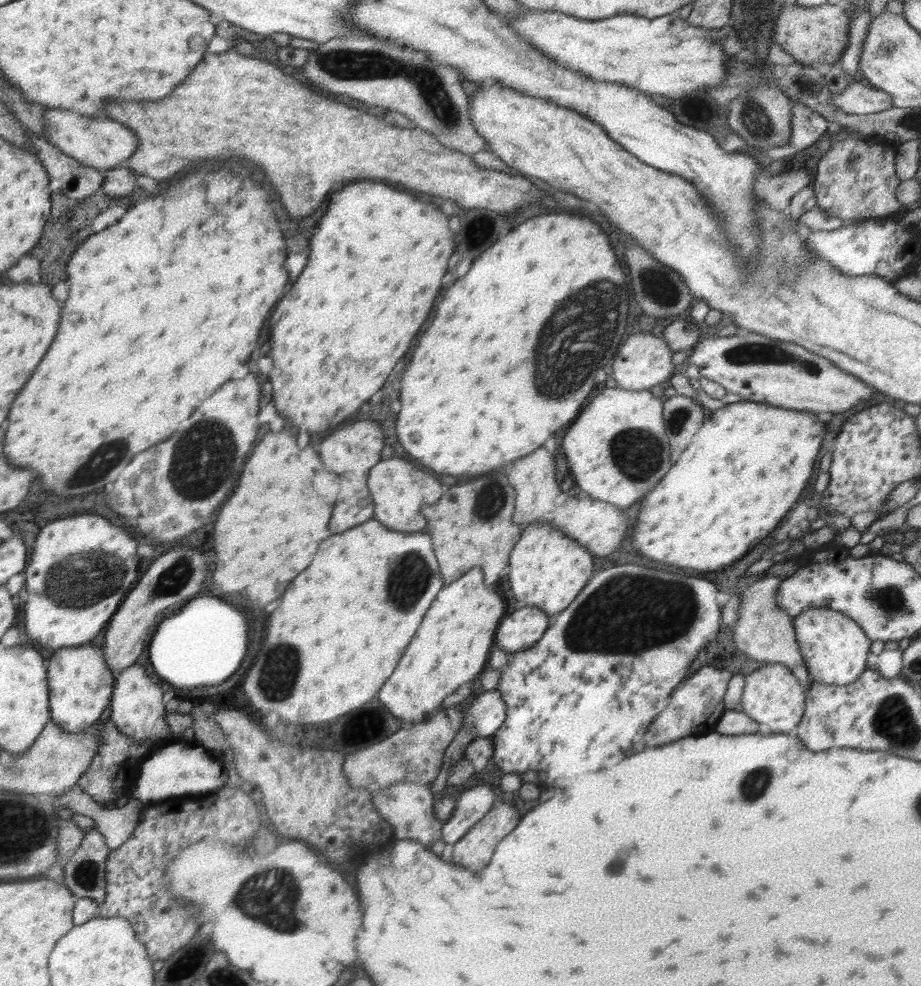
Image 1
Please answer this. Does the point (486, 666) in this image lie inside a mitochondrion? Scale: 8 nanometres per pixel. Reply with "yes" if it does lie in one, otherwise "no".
no

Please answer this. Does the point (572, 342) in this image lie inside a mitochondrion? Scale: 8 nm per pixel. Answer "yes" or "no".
yes

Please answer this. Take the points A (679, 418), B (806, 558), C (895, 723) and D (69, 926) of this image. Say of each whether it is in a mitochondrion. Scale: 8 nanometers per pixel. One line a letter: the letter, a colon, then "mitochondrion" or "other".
A: mitochondrion
B: other
C: mitochondrion
D: other

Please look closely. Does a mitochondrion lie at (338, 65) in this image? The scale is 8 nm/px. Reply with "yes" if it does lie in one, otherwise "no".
yes

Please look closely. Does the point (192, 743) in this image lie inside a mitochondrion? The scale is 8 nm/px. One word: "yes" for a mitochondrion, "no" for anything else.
no

